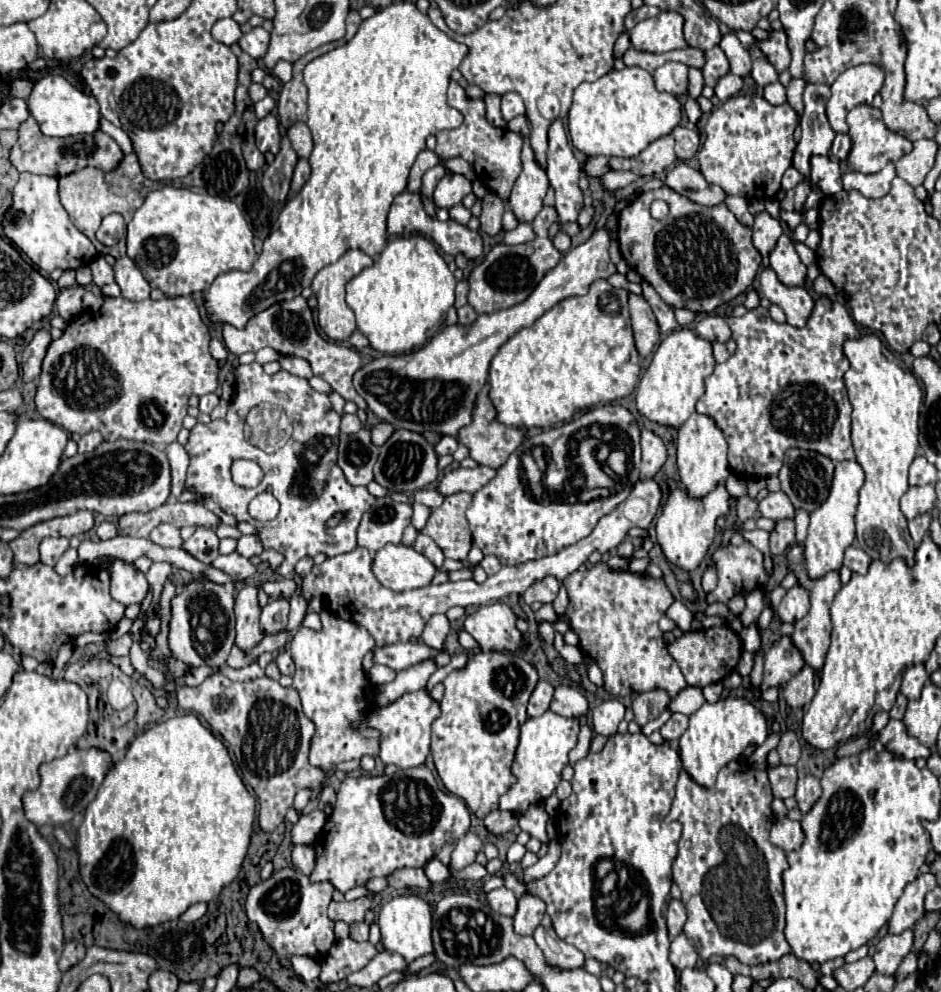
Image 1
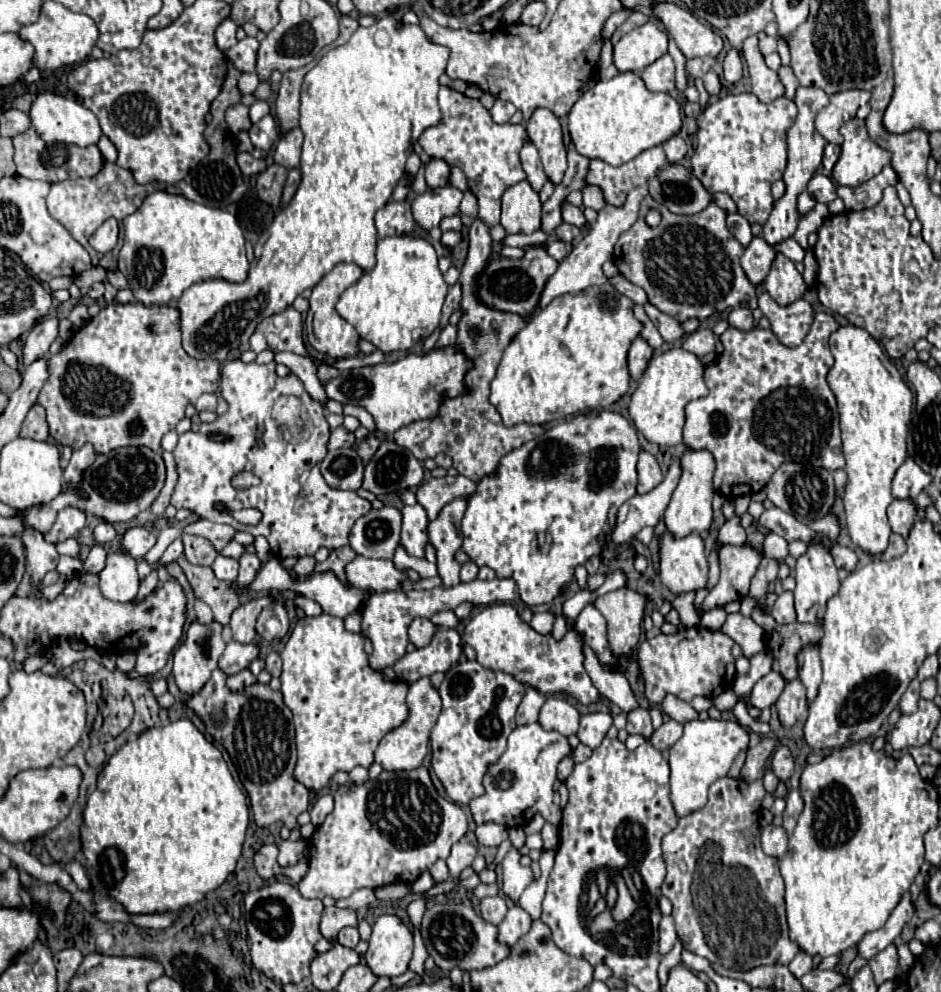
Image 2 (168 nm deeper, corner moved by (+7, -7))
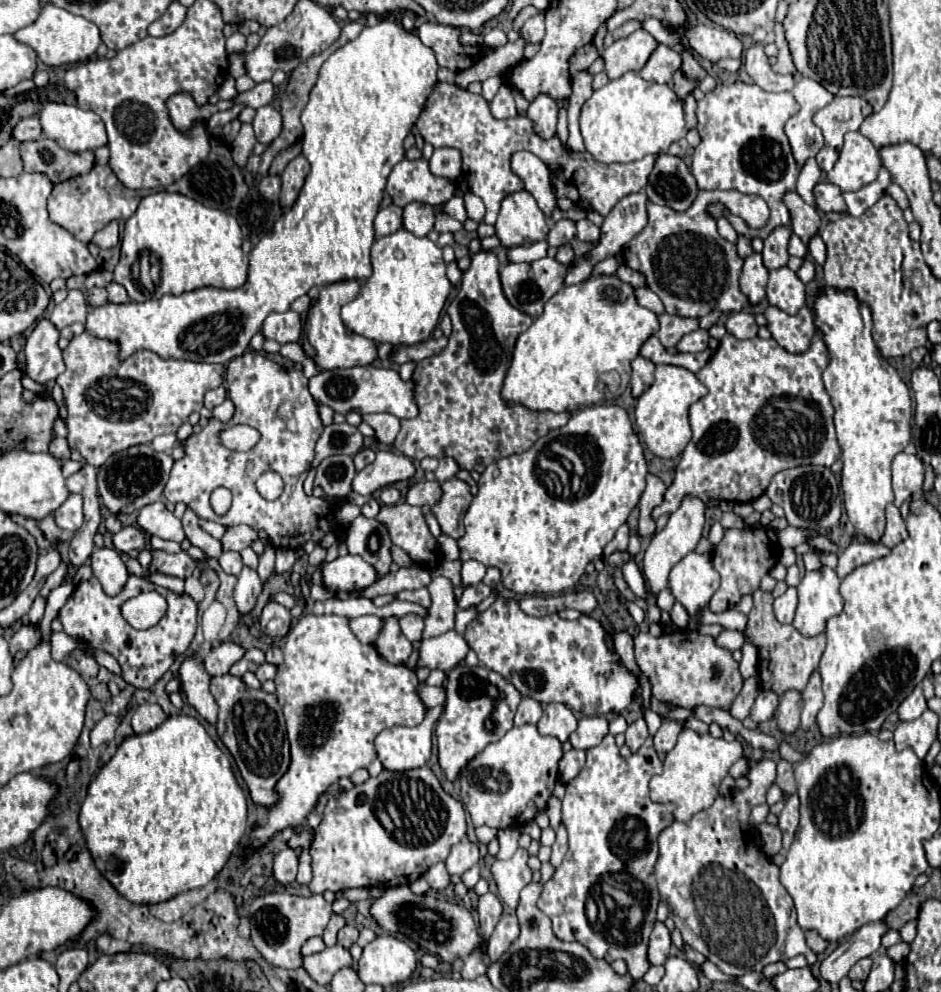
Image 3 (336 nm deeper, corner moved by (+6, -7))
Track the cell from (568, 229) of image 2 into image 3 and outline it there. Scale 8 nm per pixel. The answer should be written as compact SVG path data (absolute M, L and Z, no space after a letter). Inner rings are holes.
M561 219L551 227L551 231L547 235L547 243L553 247L559 247L559 245L569 243L573 237L575 237L575 221Z

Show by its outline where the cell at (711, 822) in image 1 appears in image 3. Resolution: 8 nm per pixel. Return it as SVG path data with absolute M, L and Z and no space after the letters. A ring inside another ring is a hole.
M741 757L741 759L731 767L729 775L733 775L735 779L737 779L739 775L745 775L751 783L749 783L749 787L743 789L743 791L731 791L729 795L717 797L715 803L713 803L707 811L701 811L699 815L693 815L693 819L687 821L687 823L675 821L675 823L669 825L667 829L663 829L663 833L659 835L659 859L657 859L657 865L655 865L655 877L657 877L659 893L661 893L661 897L667 901L667 905L669 905L669 909L671 909L671 915L673 915L677 921L683 921L683 923L689 927L689 929L679 929L681 935L683 935L683 941L685 941L689 947L693 947L695 951L703 953L711 963L715 963L715 965L717 965L723 973L727 973L727 975L745 975L745 973L749 973L749 971L763 971L765 965L775 963L775 961L783 961L783 959L791 959L791 957L795 957L795 955L805 955L808 965L815 965L815 963L817 963L817 955L811 951L809 945L807 945L807 941L805 941L803 931L801 931L799 925L795 923L793 899L791 899L791 895L787 893L787 889L785 889L785 887L781 885L781 881L779 881L779 867L773 863L773 859L771 859L769 855L765 855L761 849L757 849L757 845L755 845L755 829L753 829L751 823L749 823L751 809L753 809L755 805L765 803L765 793L767 793L767 789L769 789L769 787L773 785L773 781L775 781L775 763L773 763L771 759L761 759L761 761L757 761L757 765L755 765L753 769L749 769L745 757Z

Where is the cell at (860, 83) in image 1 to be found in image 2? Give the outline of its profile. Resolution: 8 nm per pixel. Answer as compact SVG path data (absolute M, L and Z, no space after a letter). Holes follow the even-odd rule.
M850 89L850 91L840 91L830 97L830 103L816 115L816 129L818 133L828 141L828 143L842 143L840 127L842 123L850 121L856 117L856 111L862 103L870 99L868 91L860 89Z

